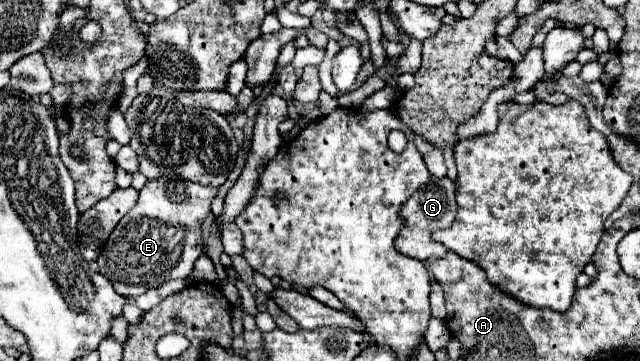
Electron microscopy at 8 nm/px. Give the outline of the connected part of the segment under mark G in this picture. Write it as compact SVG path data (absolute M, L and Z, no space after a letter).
M444 177L444 179L432 179L428 185L422 185L402 207L402 215L406 219L404 229L400 231L398 239L396 239L396 249L402 255L408 257L416 257L420 261L426 261L428 257L444 257L444 253L448 253L448 249L440 243L436 243L432 239L432 233L436 229L444 229L450 227L454 217L456 217L458 205L456 205L456 185Z

